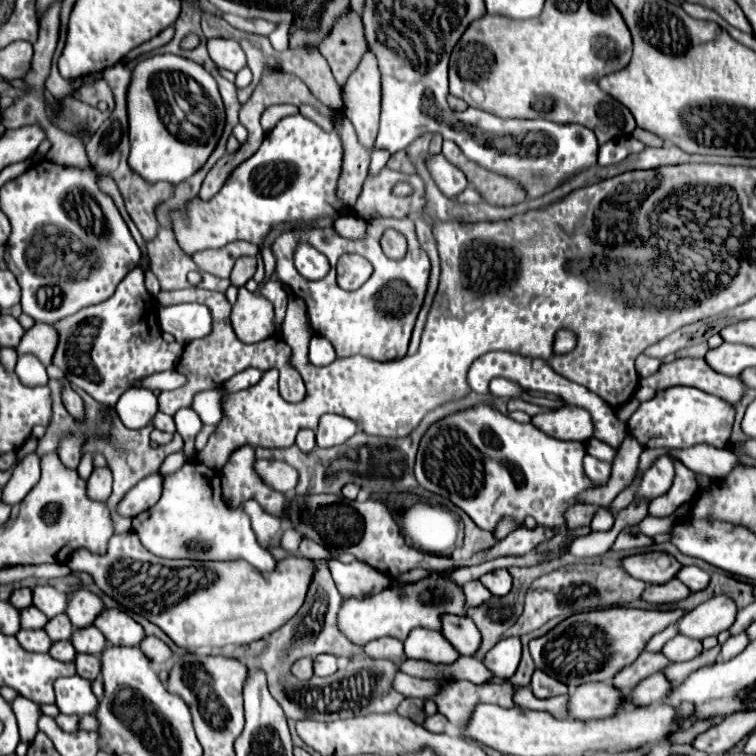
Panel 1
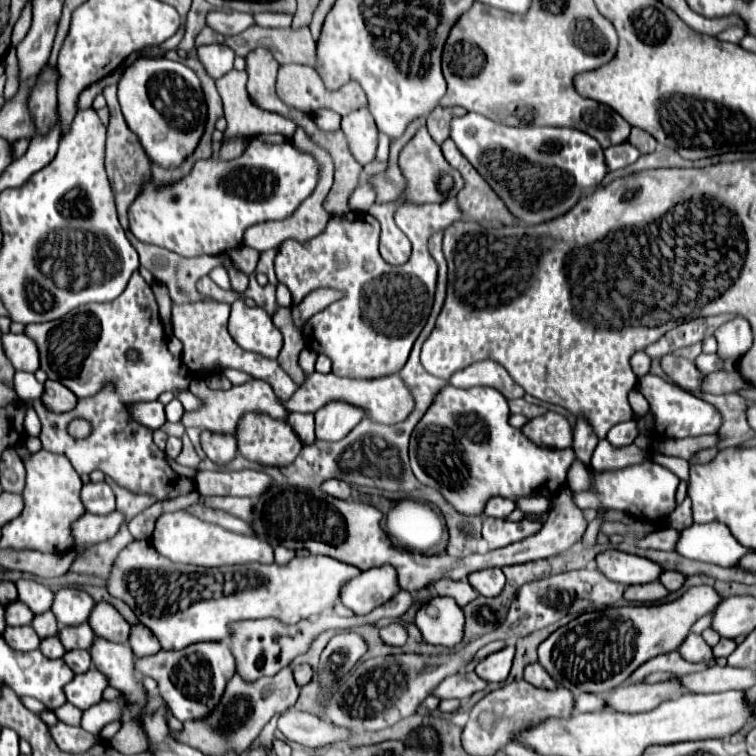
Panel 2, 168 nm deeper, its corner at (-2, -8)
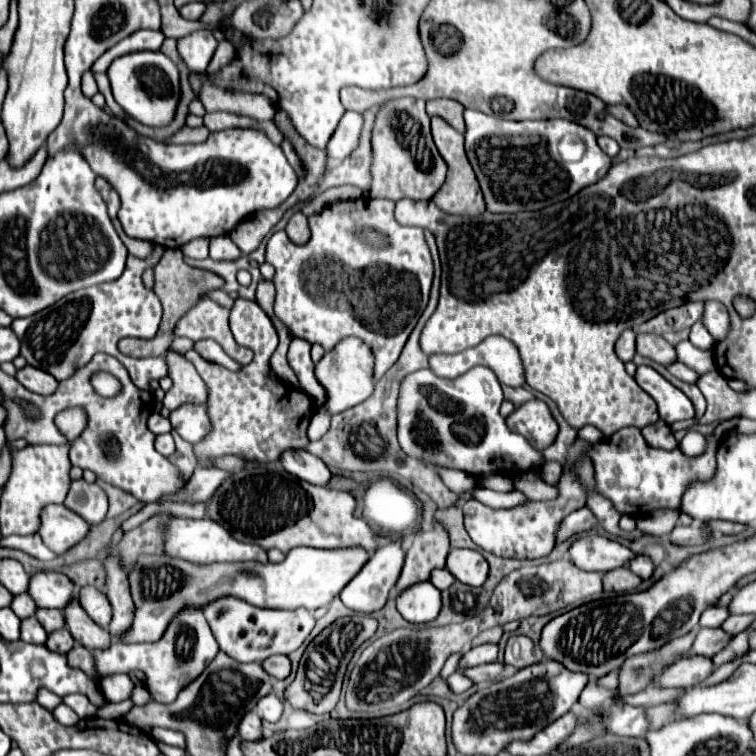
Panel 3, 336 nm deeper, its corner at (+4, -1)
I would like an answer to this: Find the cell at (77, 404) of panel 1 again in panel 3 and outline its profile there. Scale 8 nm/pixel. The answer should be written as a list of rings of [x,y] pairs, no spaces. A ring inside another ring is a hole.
[[[24,366],[22,370],[18,370],[16,372],[16,380],[24,388],[28,388],[30,392],[44,394],[44,396],[52,394],[56,390],[56,386],[58,386],[58,382],[56,382],[54,376],[50,376],[48,372],[40,370],[40,368],[34,368],[34,366]]]

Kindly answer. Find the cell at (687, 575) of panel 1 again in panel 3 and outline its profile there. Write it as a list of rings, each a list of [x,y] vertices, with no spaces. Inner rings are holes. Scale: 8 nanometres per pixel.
[[[636,556],[636,560],[628,560],[626,568],[628,568],[630,572],[634,572],[636,576],[640,576],[642,580],[646,580],[646,578],[650,578],[650,576],[652,576],[654,564],[650,562],[650,558],[648,558],[648,556]]]

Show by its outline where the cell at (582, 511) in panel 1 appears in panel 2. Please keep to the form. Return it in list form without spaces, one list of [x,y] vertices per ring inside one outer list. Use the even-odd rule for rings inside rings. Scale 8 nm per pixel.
[[[528,497],[528,499],[520,499],[518,507],[528,511],[528,513],[545,514],[549,509],[549,500],[546,497]]]

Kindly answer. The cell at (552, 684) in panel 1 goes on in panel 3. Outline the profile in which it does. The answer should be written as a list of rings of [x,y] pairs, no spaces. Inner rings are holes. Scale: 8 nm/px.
[[[512,636],[506,642],[506,650],[504,650],[504,662],[514,666],[514,668],[526,668],[530,664],[540,662],[544,656],[540,652],[540,648],[528,638],[528,636]]]

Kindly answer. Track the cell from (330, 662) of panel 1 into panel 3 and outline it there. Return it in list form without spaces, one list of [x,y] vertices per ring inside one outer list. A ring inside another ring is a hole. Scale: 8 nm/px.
[[[270,656],[268,660],[262,662],[262,668],[272,676],[272,678],[286,678],[290,674],[290,660],[288,656]]]

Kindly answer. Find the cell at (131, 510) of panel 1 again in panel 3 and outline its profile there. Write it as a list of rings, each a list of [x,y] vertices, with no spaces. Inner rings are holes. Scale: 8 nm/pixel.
[[[62,504],[44,506],[40,520],[42,522],[38,534],[42,542],[56,554],[64,554],[68,548],[78,544],[90,528],[86,520],[82,520]]]

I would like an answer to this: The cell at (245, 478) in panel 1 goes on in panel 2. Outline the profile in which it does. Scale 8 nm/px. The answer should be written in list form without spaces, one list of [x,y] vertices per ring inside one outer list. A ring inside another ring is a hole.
[[[210,431],[202,433],[202,449],[216,465],[226,465],[238,455],[238,443],[232,435],[214,435]]]

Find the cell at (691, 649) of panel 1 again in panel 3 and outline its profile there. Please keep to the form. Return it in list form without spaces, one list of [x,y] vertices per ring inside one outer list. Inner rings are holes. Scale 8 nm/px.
[[[700,628],[692,652],[702,656],[716,656],[716,652],[722,652],[722,648],[726,648],[732,638],[734,636],[724,632],[722,628]]]

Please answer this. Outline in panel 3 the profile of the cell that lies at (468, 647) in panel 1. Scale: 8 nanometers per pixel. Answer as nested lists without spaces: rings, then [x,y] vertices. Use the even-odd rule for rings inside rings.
[[[430,582],[412,584],[412,588],[406,588],[404,594],[396,596],[396,608],[408,622],[430,622],[440,612],[440,590],[434,588]]]

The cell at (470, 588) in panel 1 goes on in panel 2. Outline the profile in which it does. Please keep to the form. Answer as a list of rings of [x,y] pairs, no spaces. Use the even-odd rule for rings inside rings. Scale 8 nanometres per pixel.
[[[440,579],[436,585],[434,585],[434,591],[438,595],[446,595],[446,597],[452,597],[460,607],[466,607],[466,603],[474,601],[478,597],[478,593],[474,591],[474,587],[470,587],[470,583],[464,579],[464,581],[450,581],[450,579]]]

